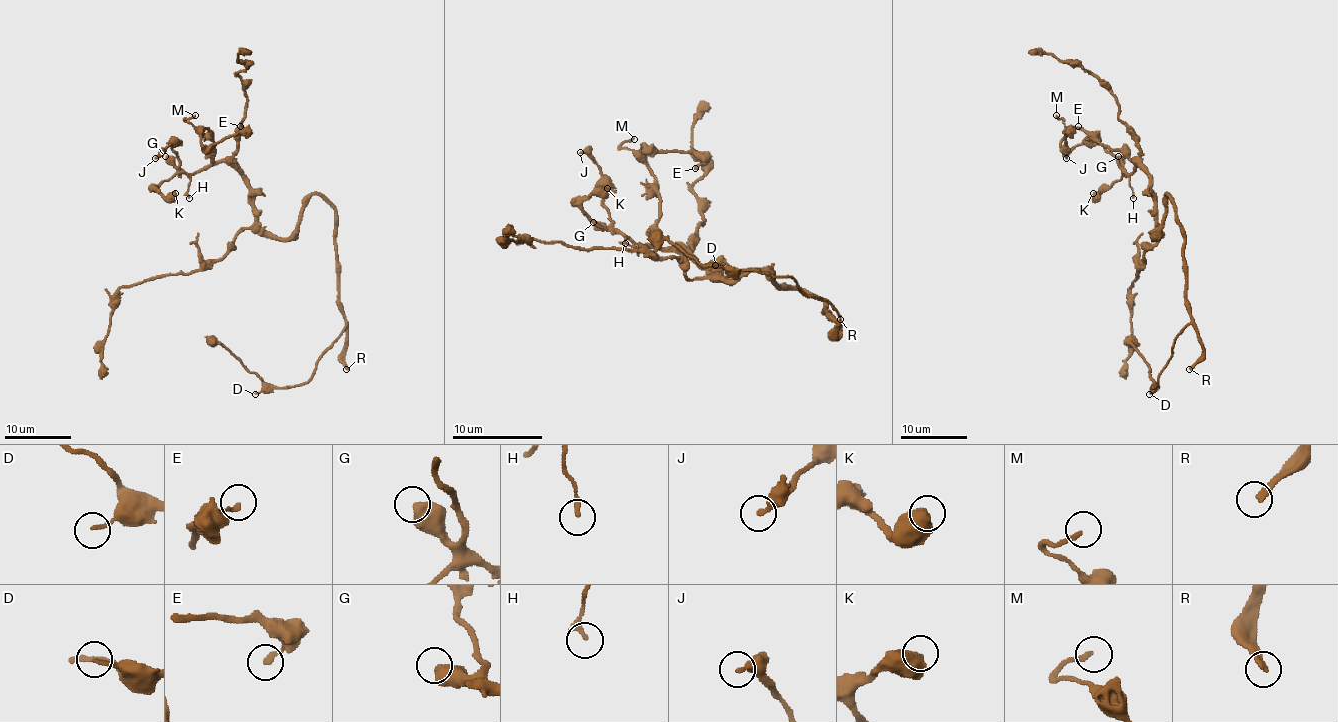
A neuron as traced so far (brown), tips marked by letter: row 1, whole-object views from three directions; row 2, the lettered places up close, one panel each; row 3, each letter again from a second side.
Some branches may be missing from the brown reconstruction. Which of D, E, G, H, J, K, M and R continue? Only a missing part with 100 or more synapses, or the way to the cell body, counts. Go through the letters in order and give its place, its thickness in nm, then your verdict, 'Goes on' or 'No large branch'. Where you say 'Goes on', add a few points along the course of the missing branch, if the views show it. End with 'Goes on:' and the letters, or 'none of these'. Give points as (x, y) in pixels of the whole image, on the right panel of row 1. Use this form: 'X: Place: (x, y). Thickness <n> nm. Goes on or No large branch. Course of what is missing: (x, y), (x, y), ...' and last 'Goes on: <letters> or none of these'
D: Place: (1149, 394). Thickness 120 nm. No large branch
E: Place: (1078, 126). Thickness 190 nm. No large branch
G: Place: (1118, 156). Thickness 600 nm. No large branch
H: Place: (1133, 198). Thickness 220 nm. No large branch
J: Place: (1066, 158). Thickness 300 nm. No large branch
K: Place: (1093, 193). Thickness 750 nm. No large branch
M: Place: (1056, 115). Thickness 190 nm. No large branch
R: Place: (1189, 369). Thickness 260 nm. Goes on
Goes on: R

